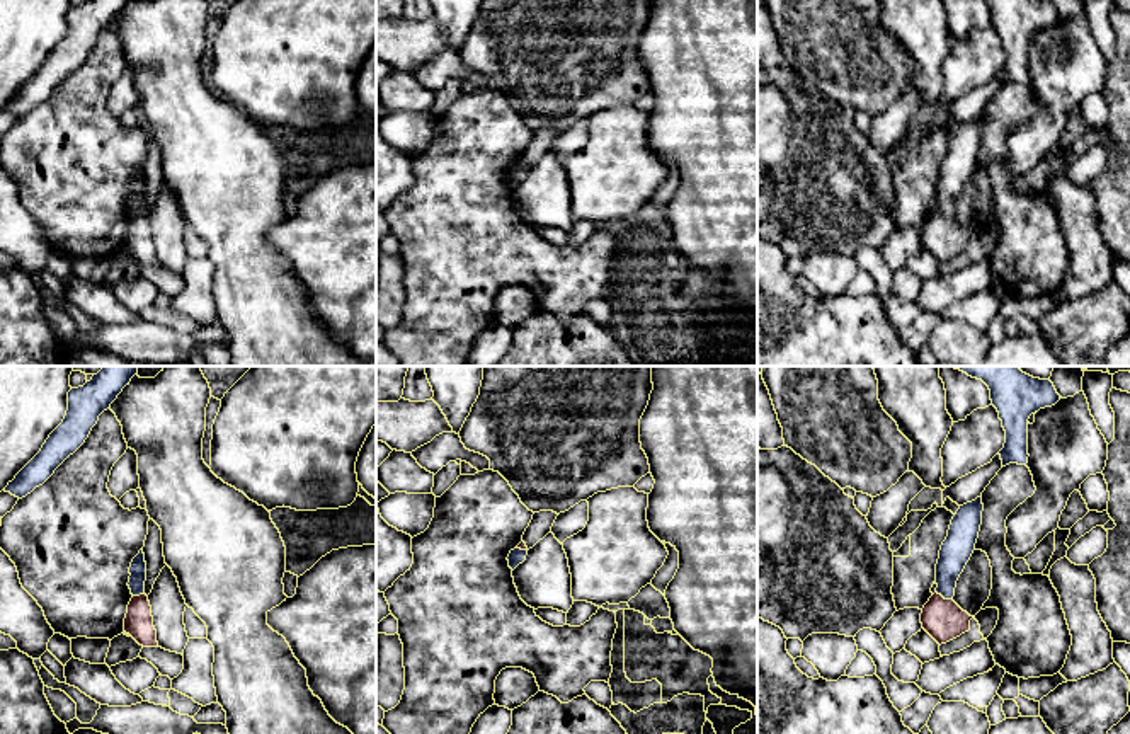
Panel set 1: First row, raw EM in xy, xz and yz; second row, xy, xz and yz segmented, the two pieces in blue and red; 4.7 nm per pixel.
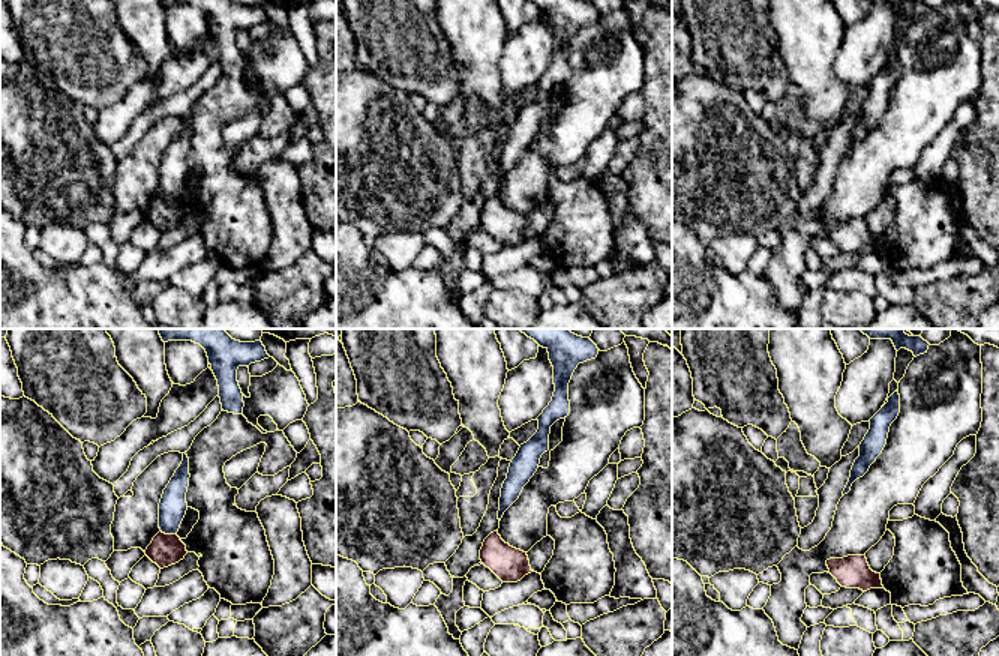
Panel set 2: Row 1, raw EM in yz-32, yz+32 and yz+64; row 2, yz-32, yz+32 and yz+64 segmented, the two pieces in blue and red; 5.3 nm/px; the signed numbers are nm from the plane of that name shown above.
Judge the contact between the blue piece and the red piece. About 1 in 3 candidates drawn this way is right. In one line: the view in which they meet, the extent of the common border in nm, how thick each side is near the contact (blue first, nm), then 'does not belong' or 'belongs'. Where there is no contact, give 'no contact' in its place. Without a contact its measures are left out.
meets blue in yz; contact 90 nm long; 150 nm thick on the blue side, 190 nm on the other; does not belong

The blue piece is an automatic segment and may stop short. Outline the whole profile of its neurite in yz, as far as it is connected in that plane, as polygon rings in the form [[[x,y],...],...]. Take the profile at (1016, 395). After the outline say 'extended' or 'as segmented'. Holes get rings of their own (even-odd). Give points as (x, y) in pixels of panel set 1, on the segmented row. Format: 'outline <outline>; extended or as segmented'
outline [[[953,366],[972,378],[982,380],[990,390],[992,405],[999,412],[1006,431],[1004,448],[999,451],[1002,467],[1028,463],[1028,419],[1040,409],[1060,400],[1050,380],[1033,378],[1018,366]]]; as segmented

